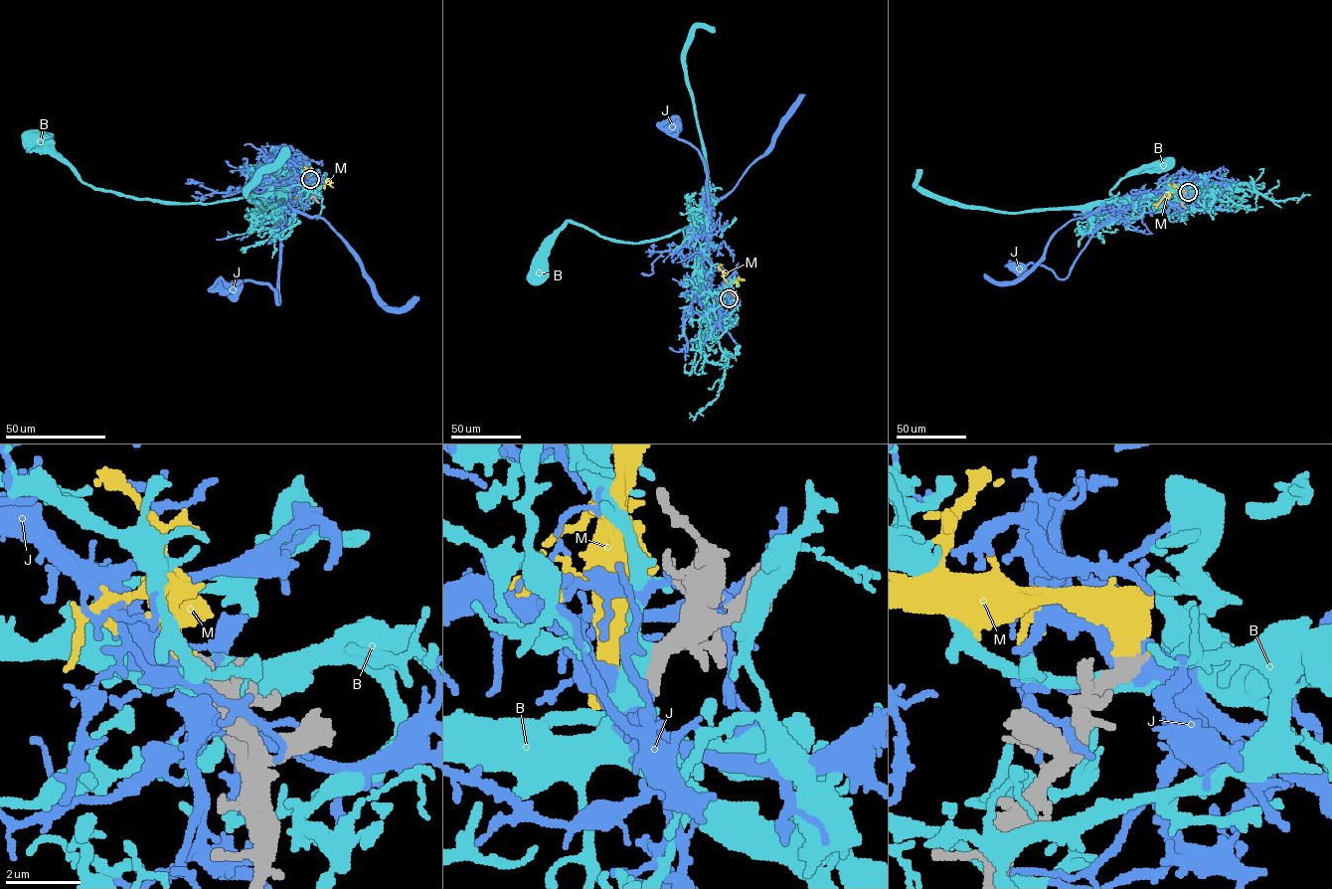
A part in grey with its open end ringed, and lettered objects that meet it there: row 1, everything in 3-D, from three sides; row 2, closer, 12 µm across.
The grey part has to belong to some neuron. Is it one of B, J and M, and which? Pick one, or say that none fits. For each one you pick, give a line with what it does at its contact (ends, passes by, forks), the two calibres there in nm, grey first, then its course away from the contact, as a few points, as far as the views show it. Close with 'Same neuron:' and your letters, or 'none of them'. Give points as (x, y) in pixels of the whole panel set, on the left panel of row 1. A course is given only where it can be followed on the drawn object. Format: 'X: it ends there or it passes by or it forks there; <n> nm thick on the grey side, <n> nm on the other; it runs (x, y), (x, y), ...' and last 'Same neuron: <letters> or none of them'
M: it ends there; 400 nm thick on the grey side, 400 nm on the other; it runs (310, 179), (309, 176), (296, 196), (301, 198)
Same neuron: M

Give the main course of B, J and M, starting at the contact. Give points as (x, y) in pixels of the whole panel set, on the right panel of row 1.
B: (1187, 192), (1107, 201), (1132, 209), (1110, 191), (1134, 171), (1163, 169), (1165, 164)
J: (1188, 192), (1183, 182), (1135, 196), (1093, 233), (1064, 278), (1033, 263), (1017, 268)
M: (1188, 191), (1176, 189), (1154, 205)

